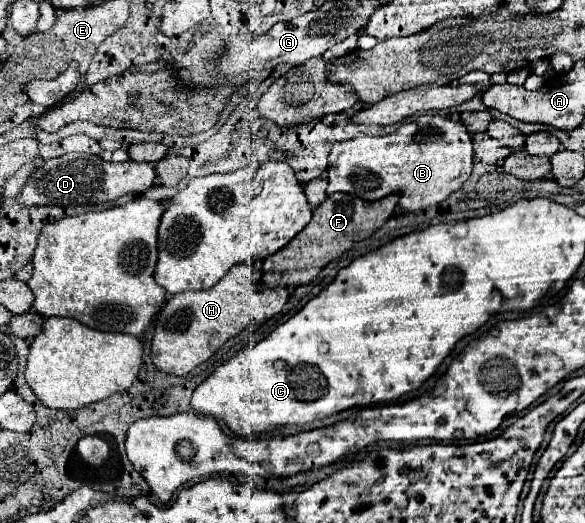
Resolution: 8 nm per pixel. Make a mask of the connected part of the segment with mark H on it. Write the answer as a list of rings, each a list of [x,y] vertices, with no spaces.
[[[251,264],[233,266],[215,286],[199,292],[175,294],[165,302],[155,322],[155,334],[151,342],[153,364],[175,376],[187,376],[195,366],[209,360],[229,338],[237,336],[251,322],[263,324],[281,312],[289,298],[285,286],[267,288],[261,284],[261,270]]]

